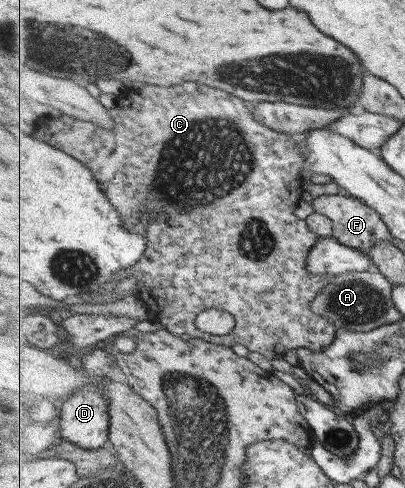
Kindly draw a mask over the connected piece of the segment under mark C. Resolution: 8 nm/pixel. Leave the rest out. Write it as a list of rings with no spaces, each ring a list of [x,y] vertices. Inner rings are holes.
[[[184,83],[175,86],[157,86],[156,84],[146,84],[141,89],[125,89],[123,93],[116,96],[117,105],[109,109],[110,116],[113,117],[113,130],[107,130],[91,121],[82,121],[69,115],[60,113],[39,113],[34,116],[31,123],[28,124],[31,136],[36,140],[44,141],[49,145],[55,146],[63,152],[72,155],[76,160],[83,162],[95,175],[95,179],[100,182],[100,187],[108,196],[109,201],[121,213],[121,220],[127,230],[144,234],[147,237],[147,250],[137,266],[133,268],[125,268],[117,270],[112,280],[106,282],[104,287],[99,288],[96,293],[89,293],[85,298],[98,298],[104,296],[111,297],[111,293],[115,288],[115,284],[125,280],[125,278],[139,279],[139,288],[129,290],[130,294],[140,296],[150,308],[151,321],[162,323],[167,330],[173,334],[188,334],[195,339],[205,339],[209,342],[223,344],[225,346],[233,346],[233,344],[242,344],[251,352],[258,352],[267,359],[281,356],[287,350],[297,349],[304,353],[312,353],[312,355],[321,355],[332,342],[336,339],[336,324],[327,317],[318,315],[312,310],[312,302],[329,286],[329,277],[331,274],[321,276],[311,276],[305,266],[310,252],[314,246],[320,241],[320,237],[308,227],[306,219],[301,220],[295,216],[295,208],[302,201],[302,180],[303,169],[306,160],[301,156],[301,152],[297,150],[297,137],[283,132],[275,132],[271,130],[264,122],[256,119],[252,113],[250,106],[245,100],[239,98],[236,94],[231,94],[226,90],[213,88],[199,83]],[[207,168],[219,168],[219,176],[207,172]],[[209,309],[219,309],[230,312],[236,318],[236,327],[233,332],[228,335],[219,336],[211,335],[208,332],[199,330],[196,320],[199,314]]]

